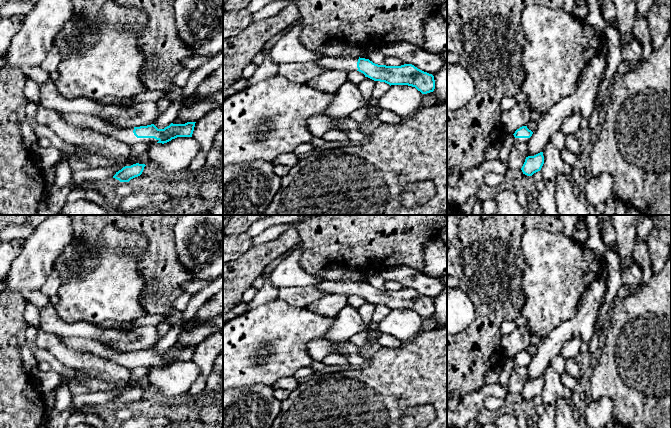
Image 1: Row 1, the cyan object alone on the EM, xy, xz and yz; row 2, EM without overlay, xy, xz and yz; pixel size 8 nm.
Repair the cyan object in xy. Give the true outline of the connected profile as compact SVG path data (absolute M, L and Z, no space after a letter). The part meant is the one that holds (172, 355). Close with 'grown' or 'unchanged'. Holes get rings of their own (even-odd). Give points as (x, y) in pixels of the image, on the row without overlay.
M61 337L62 342L73 350L83 350L110 360L129 370L138 367L167 367L177 361L192 361L195 347L173 348L158 353L154 348L140 351L121 352L113 350L99 341L80 337Z; grown

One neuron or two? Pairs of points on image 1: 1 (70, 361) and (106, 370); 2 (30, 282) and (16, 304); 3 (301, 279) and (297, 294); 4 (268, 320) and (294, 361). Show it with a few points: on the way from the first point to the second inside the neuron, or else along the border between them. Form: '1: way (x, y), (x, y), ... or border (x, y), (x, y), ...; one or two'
1: way (79, 361), (86, 361), (97, 367); one
2: border (10, 290), (21, 294); two
3: border (315, 285), (292, 285), (277, 288); two
4: way (269, 330), (272, 339), (284, 351); one

